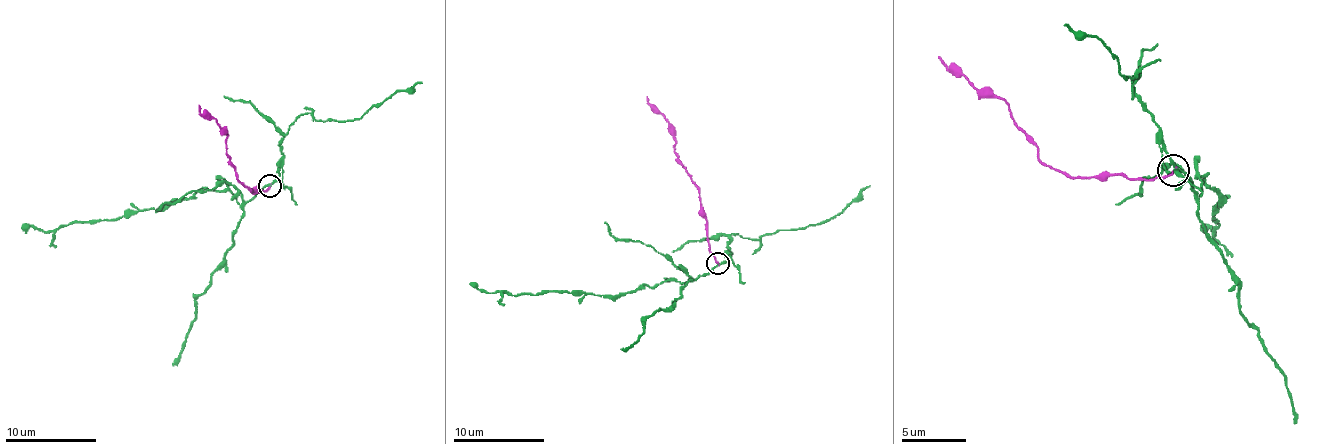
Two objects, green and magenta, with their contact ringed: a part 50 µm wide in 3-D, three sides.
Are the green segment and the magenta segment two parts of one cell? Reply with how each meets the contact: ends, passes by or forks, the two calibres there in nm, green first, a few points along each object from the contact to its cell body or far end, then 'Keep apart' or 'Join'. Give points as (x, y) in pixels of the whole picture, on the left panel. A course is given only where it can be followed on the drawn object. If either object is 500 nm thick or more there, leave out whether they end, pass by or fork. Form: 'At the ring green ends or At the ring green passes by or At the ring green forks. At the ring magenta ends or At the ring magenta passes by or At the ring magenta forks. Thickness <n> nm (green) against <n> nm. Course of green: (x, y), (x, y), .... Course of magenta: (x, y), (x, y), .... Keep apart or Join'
At the ring green passes by. At the ring magenta ends. Thickness 160 nm (green) against 160 nm. Course of green: (270, 185), (238, 204), (229, 192), (197, 190), (188, 199), (115, 220), (69, 222), (51, 231), (21, 229). Course of magenta: (270, 185), (261, 192), (243, 185), (229, 160), (227, 133), (199, 112), (199, 105). Keep apart

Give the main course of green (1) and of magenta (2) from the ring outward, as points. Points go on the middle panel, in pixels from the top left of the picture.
1: (718, 262), (707, 274), (686, 281), (645, 285), (613, 297), (572, 292), (517, 294), (474, 288), (469, 283)
2: (718, 262), (709, 249), (700, 187), (677, 160), (675, 128), (647, 102), (647, 96)

